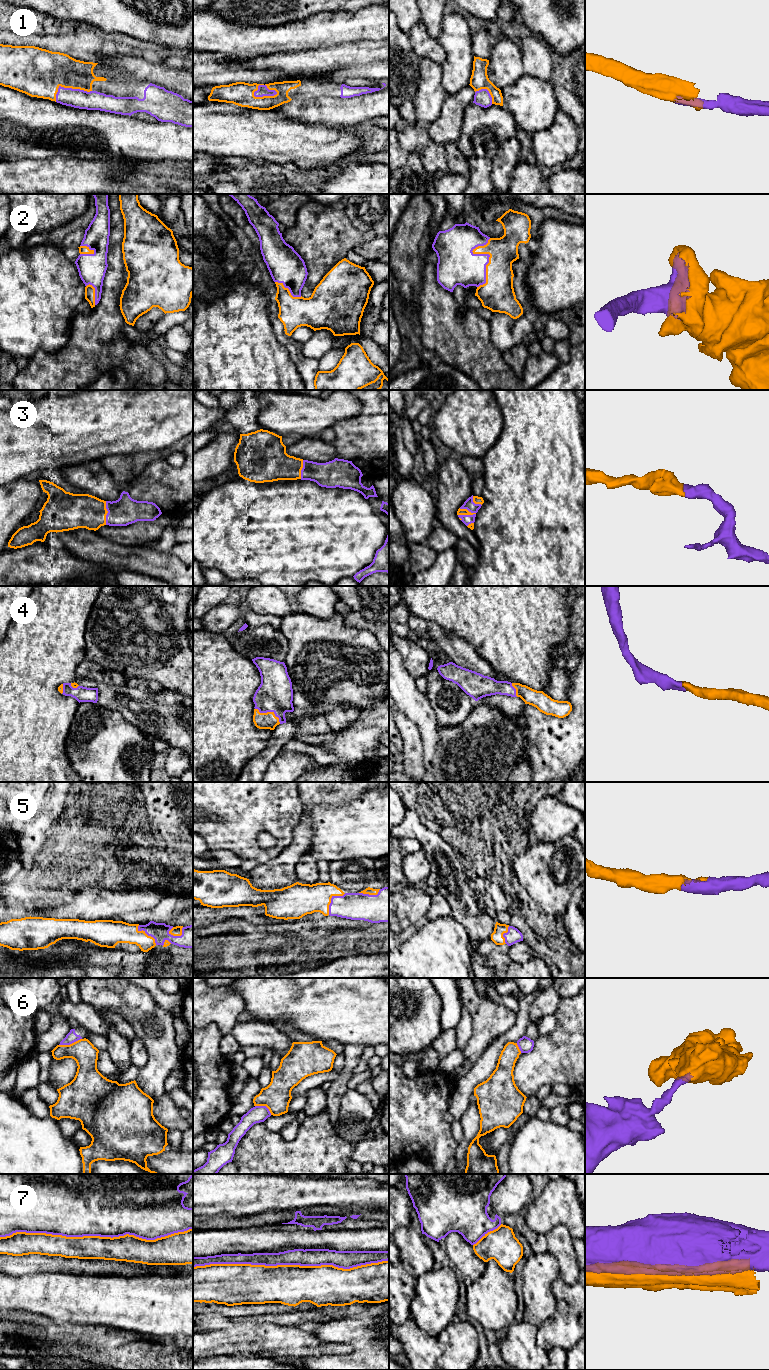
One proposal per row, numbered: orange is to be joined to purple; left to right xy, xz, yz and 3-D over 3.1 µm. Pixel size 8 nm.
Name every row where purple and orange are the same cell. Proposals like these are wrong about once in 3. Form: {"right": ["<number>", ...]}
{"right": ["1", "2", "3", "4", "5"]}

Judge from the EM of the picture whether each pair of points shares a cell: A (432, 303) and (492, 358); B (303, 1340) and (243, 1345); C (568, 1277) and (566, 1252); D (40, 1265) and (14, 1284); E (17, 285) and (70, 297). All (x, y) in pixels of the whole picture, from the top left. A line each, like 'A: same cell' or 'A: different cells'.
A: same cell
B: same cell
C: same cell
D: different cells
E: same cell

